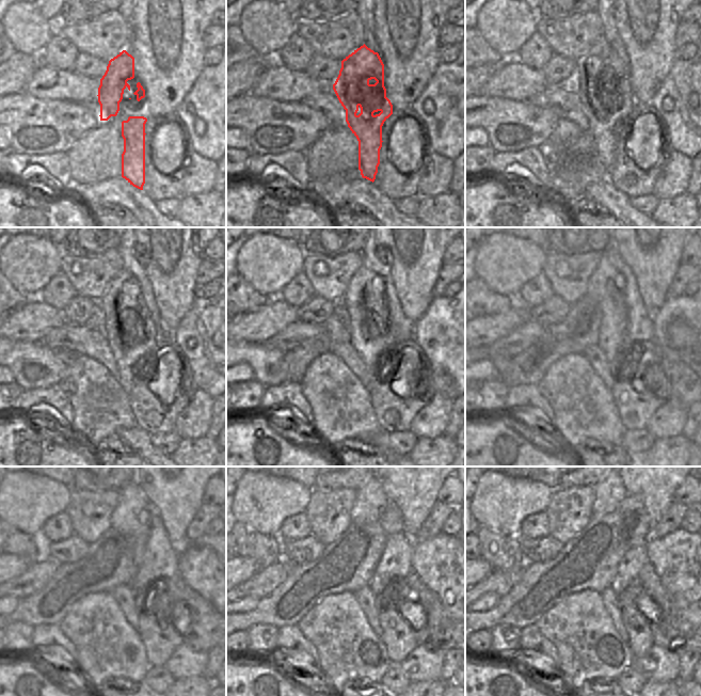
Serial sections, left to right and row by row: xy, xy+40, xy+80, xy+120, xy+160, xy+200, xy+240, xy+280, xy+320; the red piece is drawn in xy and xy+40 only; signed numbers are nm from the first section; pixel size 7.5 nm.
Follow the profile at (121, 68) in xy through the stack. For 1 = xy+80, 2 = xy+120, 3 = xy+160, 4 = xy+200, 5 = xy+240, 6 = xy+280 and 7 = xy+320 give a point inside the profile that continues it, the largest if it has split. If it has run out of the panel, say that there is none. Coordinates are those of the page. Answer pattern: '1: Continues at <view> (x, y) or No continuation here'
1: Continues at xy+80 (604, 89)
2: Continues at xy+120 (123, 318)
3: Continues at xy+160 (364, 300)
4: Continues at xy+200 (607, 285)
5: Continues at xy+240 (131, 517)
6: Continues at xy+280 (370, 503)
7: Continues at xy+320 (609, 491)

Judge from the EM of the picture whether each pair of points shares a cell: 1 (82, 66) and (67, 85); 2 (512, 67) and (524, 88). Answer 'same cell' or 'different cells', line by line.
1: different cells
2: same cell

